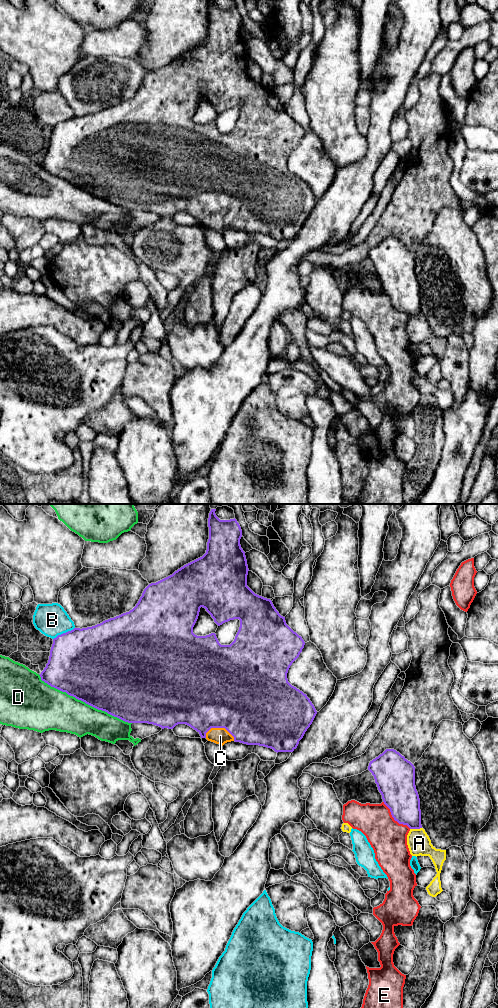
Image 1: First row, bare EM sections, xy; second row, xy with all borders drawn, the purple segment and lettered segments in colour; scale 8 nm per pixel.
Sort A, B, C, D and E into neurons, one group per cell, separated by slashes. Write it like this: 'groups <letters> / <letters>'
groups A / B / C / D / E

